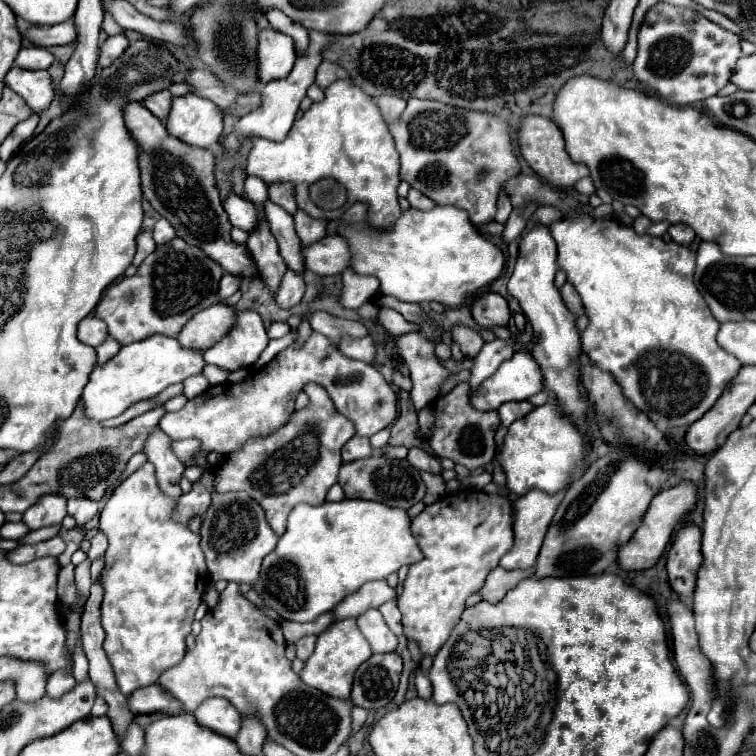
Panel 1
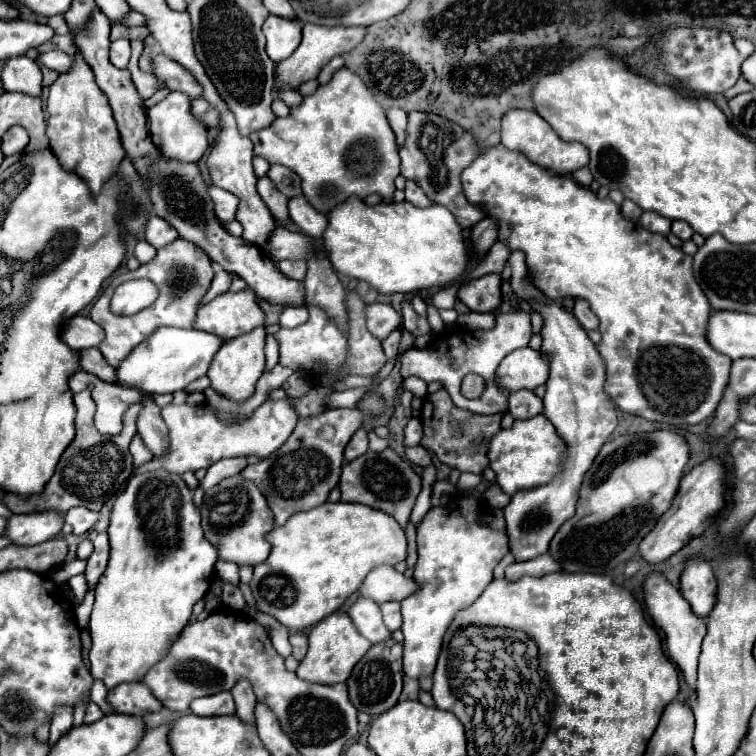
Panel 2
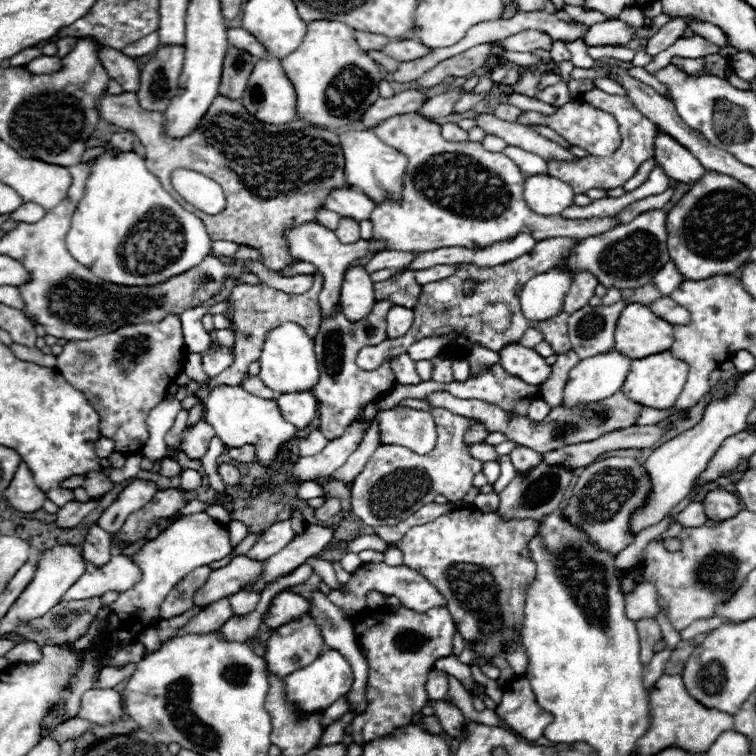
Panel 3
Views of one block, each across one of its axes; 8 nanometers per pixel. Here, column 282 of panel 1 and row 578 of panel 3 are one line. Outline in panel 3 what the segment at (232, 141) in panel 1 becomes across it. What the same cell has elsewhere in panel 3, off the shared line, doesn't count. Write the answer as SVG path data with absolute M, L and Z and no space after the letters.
M112 556L104 566L94 566L86 562L84 574L68 588L62 602L84 600L92 596L102 596L108 590L124 592L140 580L140 570L130 556Z

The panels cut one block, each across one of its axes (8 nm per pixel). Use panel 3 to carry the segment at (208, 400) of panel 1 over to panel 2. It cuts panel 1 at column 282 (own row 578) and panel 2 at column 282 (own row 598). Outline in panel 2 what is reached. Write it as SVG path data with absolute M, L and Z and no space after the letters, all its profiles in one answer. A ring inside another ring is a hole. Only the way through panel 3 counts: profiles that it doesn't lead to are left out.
M308 306L308 310L310 310L310 318L306 324L292 328L292 330L278 330L276 332L276 340L280 344L280 364L288 366L296 372L310 372L314 362L322 362L328 370L338 374L342 370L344 356L348 354L346 336L338 328L336 320L332 320L322 308ZM286 396L284 400L266 400L248 420L242 422L234 422L234 424L224 424L216 418L216 414L206 408L204 404L200 406L164 406L162 408L162 420L168 426L168 438L170 438L170 446L168 452L160 458L152 458L150 462L138 466L134 470L134 474L142 474L142 472L152 472L152 470L168 470L168 472L176 472L176 474L184 474L188 470L200 470L200 468L210 468L214 462L222 460L222 458L232 458L232 456L260 456L260 458L268 458L272 452L276 452L284 440L288 440L288 436L294 430L296 422L296 414L292 412L290 406L290 396Z

